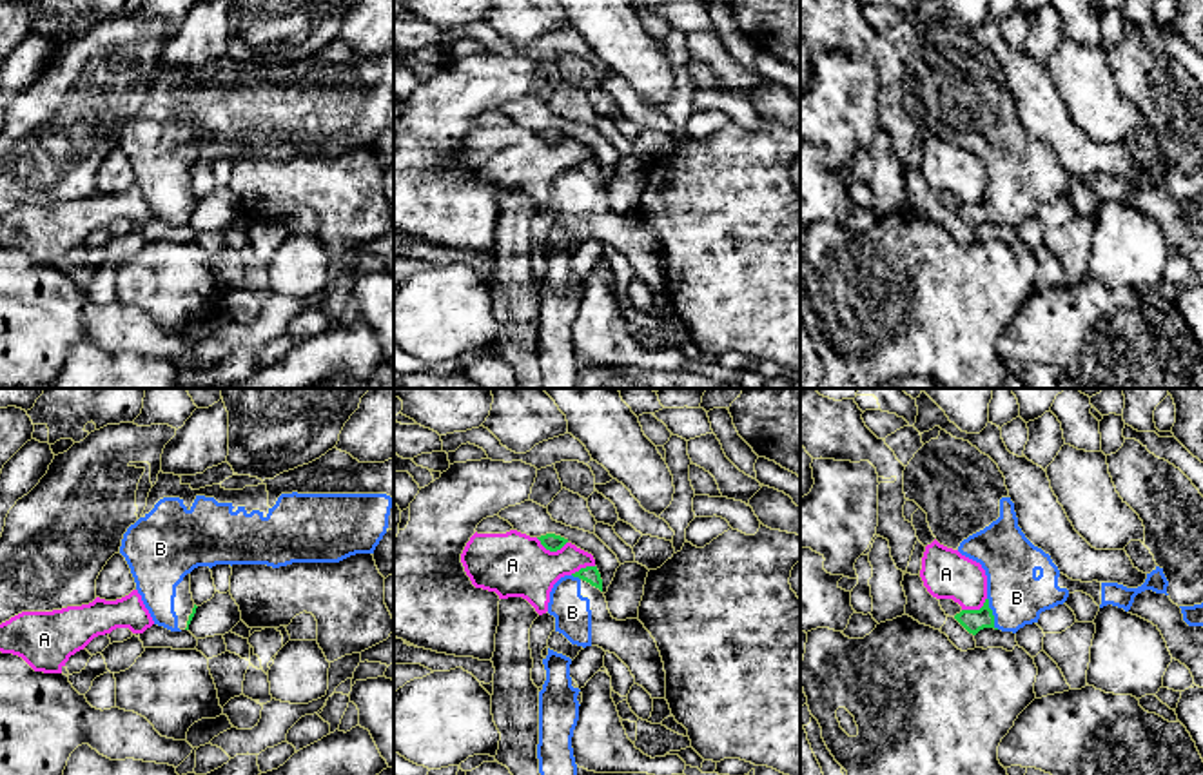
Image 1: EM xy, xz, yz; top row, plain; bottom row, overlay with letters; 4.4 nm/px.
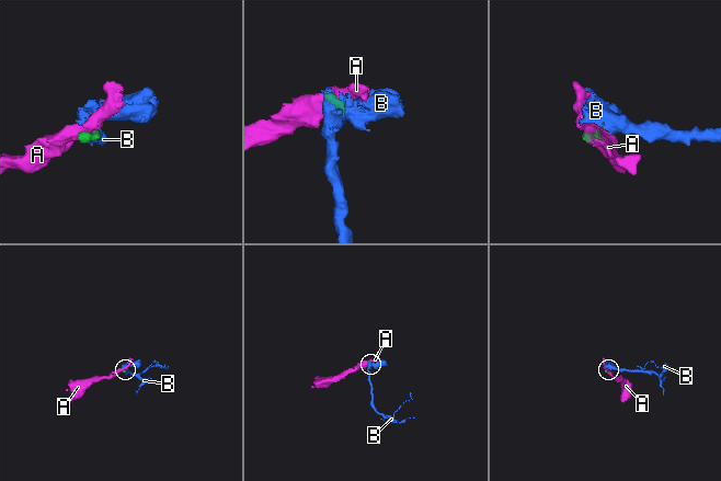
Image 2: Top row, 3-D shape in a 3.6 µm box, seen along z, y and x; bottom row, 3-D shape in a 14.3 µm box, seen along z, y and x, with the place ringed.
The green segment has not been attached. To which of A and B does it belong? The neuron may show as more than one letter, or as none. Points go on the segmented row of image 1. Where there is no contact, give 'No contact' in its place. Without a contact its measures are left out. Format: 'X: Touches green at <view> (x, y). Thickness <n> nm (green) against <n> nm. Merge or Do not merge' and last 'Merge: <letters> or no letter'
A: Touches green at xz (552, 550). Thickness 80 nm (green) against 280 nm. Do not merge
B: Touches green at yz (991, 614). Thickness 100 nm (green) against 260 nm. Merge
Merge: B

